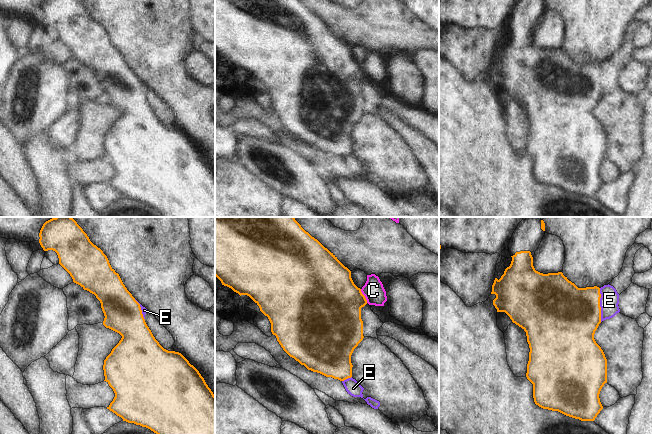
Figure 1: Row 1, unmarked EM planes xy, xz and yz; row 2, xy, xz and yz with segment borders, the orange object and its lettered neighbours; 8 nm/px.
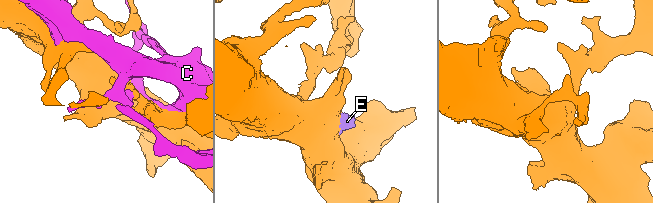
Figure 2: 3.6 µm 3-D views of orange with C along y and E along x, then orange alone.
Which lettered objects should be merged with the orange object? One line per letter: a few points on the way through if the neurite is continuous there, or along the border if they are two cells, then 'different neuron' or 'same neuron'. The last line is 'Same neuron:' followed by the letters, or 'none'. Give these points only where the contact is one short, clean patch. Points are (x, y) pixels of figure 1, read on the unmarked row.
C: different neuron
E: runs through yz (570, 92), (591, 81), (599, 81), (605, 76), (609, 76); same neuron
Same neuron: E

